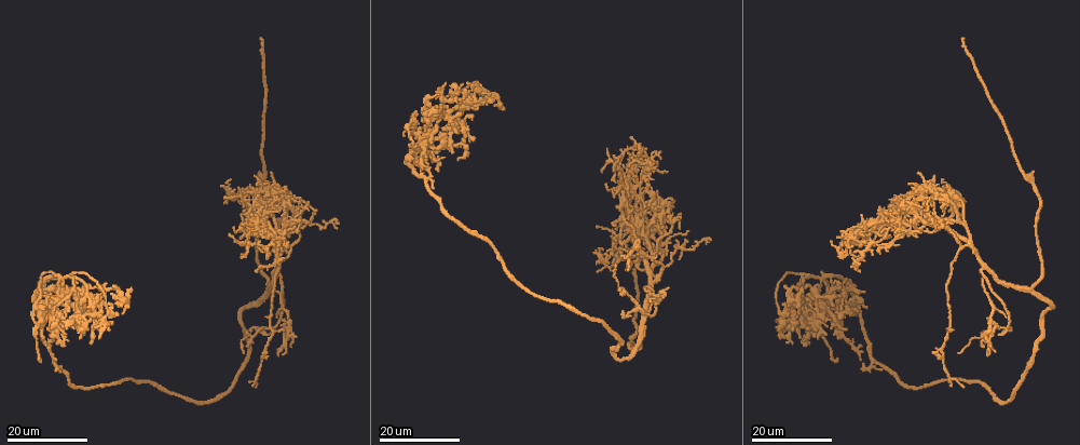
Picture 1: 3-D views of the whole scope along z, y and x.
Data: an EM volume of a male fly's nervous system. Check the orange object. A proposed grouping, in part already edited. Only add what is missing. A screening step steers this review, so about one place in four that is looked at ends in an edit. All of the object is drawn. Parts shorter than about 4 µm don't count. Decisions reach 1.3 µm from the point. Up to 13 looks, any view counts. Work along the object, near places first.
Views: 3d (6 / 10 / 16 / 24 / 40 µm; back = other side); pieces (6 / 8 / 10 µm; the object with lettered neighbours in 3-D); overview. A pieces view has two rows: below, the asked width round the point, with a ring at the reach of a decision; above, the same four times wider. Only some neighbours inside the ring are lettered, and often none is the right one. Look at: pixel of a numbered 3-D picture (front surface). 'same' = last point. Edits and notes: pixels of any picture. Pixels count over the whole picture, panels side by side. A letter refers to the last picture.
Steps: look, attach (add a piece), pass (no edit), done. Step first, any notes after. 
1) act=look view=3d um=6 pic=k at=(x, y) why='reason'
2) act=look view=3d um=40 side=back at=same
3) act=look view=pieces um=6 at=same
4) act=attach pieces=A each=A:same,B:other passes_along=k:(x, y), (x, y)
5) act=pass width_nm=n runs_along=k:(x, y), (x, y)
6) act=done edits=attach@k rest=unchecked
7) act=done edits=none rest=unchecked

act=look view=3d um=24 pic=1 at=(428, 152) why='branch stops here'

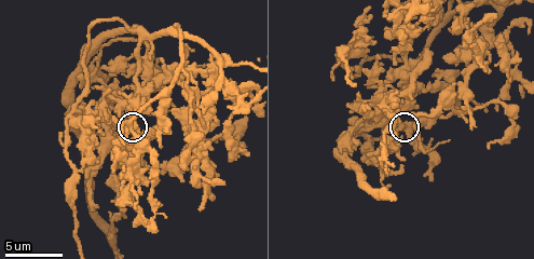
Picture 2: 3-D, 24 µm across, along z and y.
act=look view=pieces um=10 pic=2 at=(400, 125)

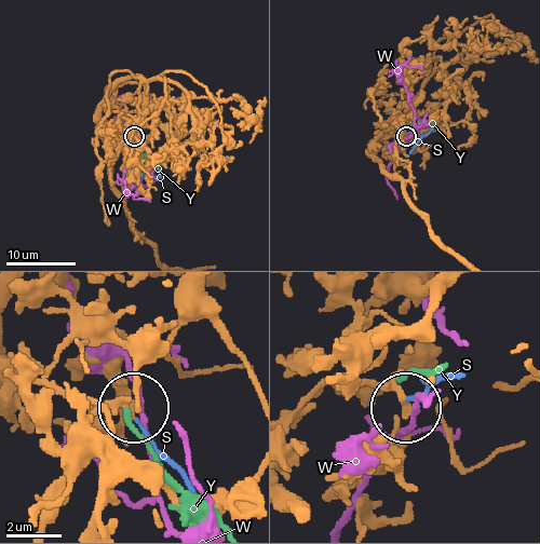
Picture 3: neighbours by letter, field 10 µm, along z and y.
act=pass each=S:other,W:other,Y:other found='no lettered piece goes on from it'

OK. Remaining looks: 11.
act=look view=3d um=6 pic=2 at=(471, 46) why='free end'

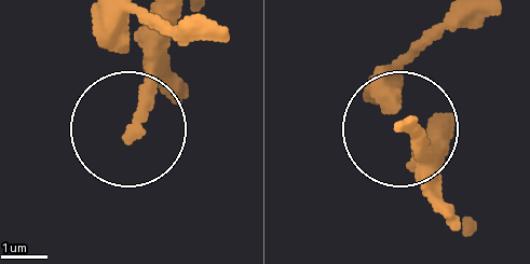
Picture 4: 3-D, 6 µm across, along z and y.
act=look view=pieces um=8 pic=4 at=(132, 138)

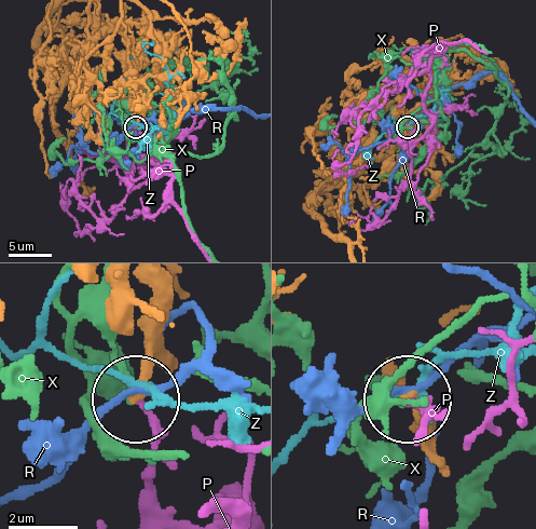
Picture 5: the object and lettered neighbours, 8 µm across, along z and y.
act=pass each=P:other,R:other,X:other,Z:other found='none of them fits'

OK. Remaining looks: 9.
act=look view=3d um=24 pic=1 at=(470, 88) why='branch stops here'

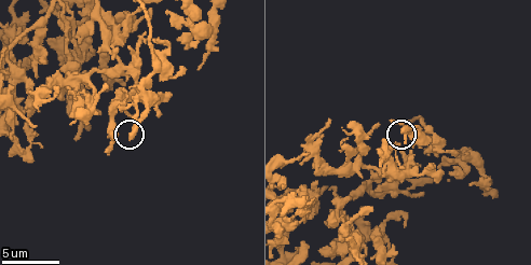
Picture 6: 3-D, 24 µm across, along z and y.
act=look view=pieces um=6 pic=6 at=(400, 131) why='what lies round it'

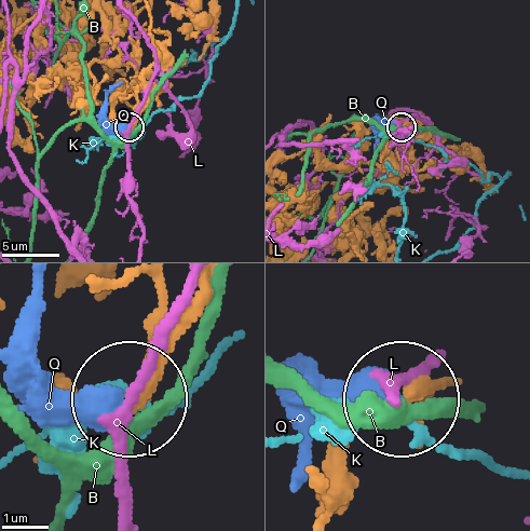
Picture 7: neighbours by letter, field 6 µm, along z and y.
act=attach pieces=Q width_nm=320 each=B:other,K:other,L:other,Q:same found='it goes on there'

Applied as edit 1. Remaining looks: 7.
act=look view=3d um=24 pic=1 at=(414, 143) why='end of a long branch'

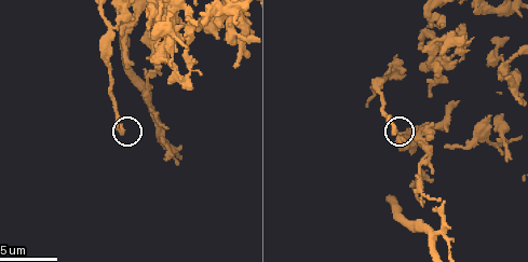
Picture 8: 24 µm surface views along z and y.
act=look view=pieces um=10 pic=8 at=(122, 125)

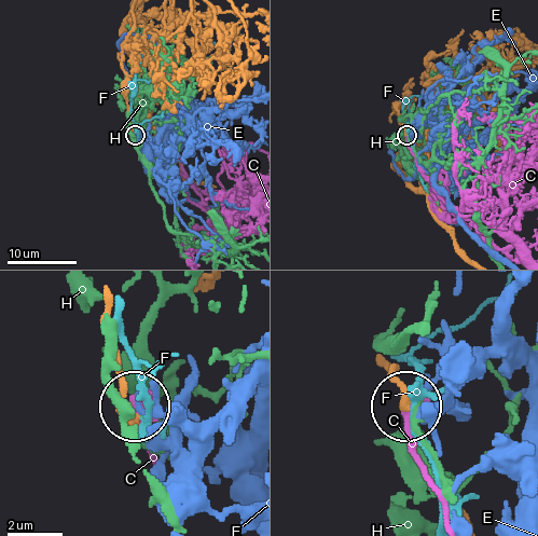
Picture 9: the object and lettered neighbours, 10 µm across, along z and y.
act=pass each=C:other,E:other,F:other,H:other found='none of them fits'

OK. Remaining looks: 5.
act=look view=3d um=24 pic=1 at=(241, 222) why='branch stops here'

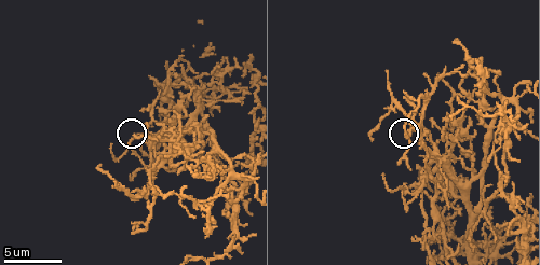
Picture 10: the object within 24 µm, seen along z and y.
act=look view=pieces um=10 pic=10 at=(135, 136)

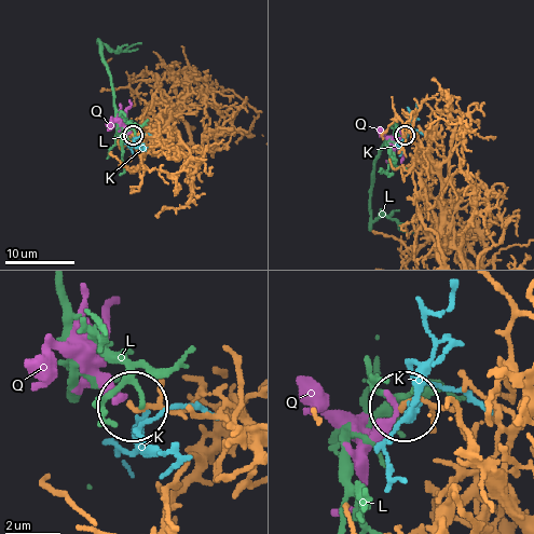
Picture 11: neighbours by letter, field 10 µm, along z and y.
act=pass width_nm=170 each=K:other,L:other,Q:other found='no lettered piece goes on from it'

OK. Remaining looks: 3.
act=look view=3d um=24 pic=1 at=(673, 198) why='an open end'

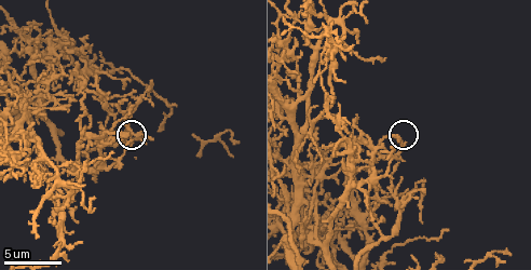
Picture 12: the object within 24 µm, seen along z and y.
act=look view=pieces um=6 pic=12 at=(399, 139)

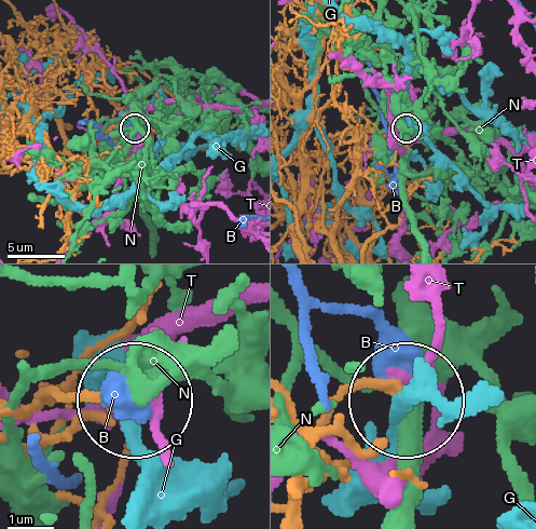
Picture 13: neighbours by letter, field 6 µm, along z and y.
act=pass each=B:other,G:other,N:other,T:other found='none of them fits'

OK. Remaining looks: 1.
act=done edits=attach@7 rest=unchecked

